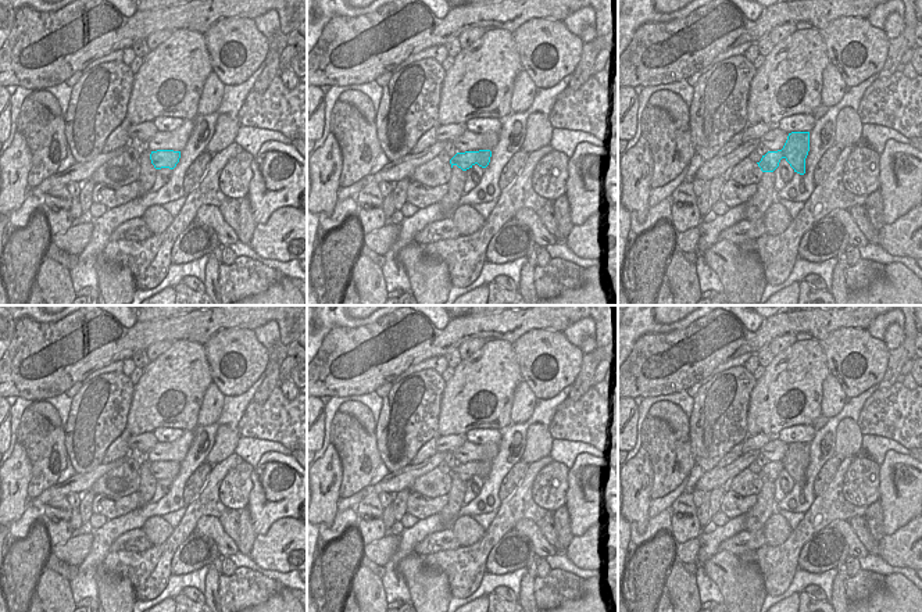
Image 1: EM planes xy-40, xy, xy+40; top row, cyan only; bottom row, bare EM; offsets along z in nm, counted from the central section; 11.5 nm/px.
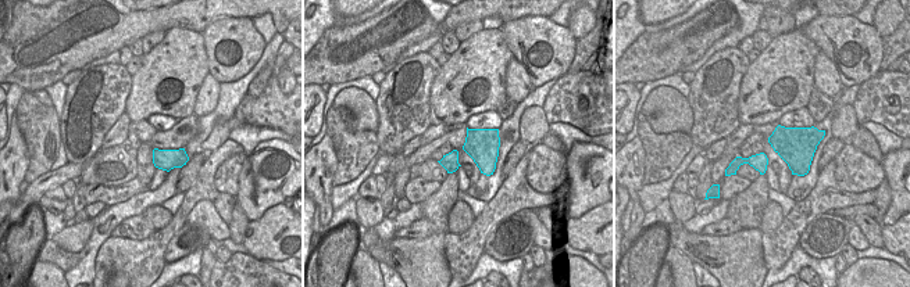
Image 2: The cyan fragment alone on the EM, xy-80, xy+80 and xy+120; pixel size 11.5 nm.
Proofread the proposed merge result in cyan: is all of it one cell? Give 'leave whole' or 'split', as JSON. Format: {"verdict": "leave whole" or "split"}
{"verdict": "split"}

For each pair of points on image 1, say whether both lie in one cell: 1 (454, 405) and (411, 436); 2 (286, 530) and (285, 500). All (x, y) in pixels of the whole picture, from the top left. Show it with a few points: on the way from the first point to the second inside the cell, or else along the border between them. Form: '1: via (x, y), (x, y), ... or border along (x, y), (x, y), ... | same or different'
1: border along (446, 385), (442, 393), (436, 433) | different
2: border along (292, 516), (278, 518), (264, 533), (258, 534) | different

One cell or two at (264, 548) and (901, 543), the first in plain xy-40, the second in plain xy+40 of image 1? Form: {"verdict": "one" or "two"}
{"verdict": "one"}

